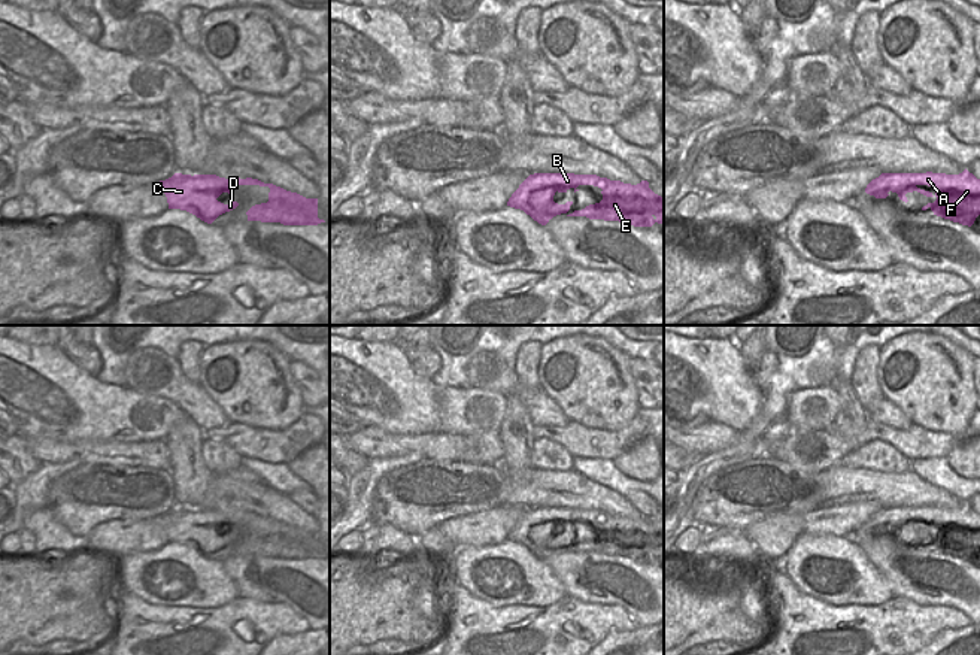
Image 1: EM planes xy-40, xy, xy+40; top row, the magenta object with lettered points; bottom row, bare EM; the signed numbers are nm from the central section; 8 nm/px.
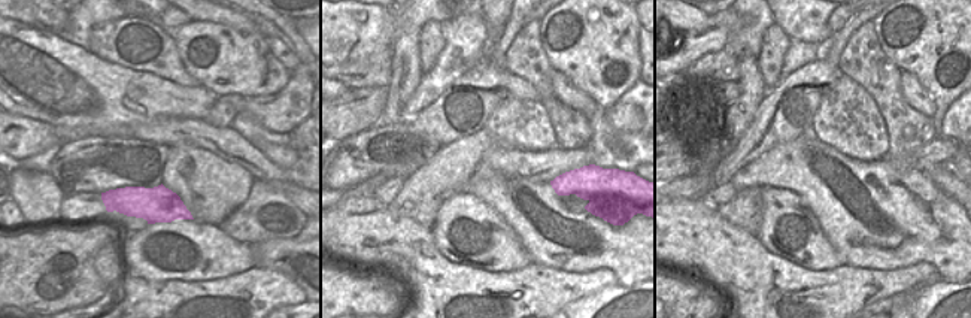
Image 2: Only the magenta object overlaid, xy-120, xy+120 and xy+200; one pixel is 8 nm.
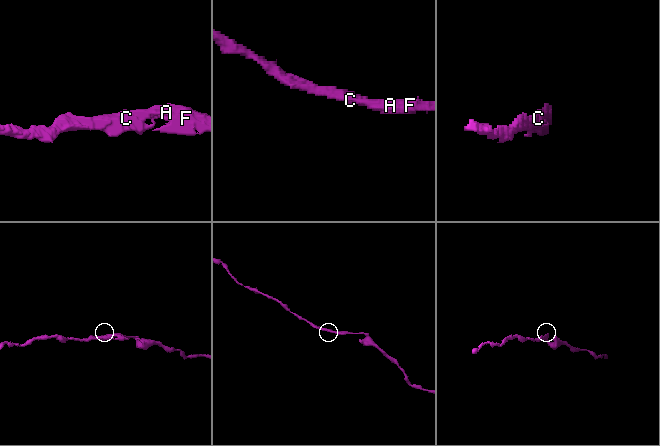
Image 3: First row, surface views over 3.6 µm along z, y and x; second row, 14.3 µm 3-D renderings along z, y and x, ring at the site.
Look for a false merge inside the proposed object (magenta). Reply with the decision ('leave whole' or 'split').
leave whole

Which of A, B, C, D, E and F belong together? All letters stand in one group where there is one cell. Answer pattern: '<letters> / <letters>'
A B C D E F

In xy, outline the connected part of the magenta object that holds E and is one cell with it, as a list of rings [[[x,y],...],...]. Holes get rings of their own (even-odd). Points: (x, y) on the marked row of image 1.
[[[534,173],[530,175],[512,194],[507,206],[521,209],[534,221],[546,225],[553,216],[586,216],[589,219],[619,221],[634,227],[652,227],[664,224],[664,197],[649,188],[647,181],[637,185],[610,181],[597,175],[574,173]],[[579,185],[601,188],[603,200],[582,210],[567,213],[573,201],[558,204],[555,192],[576,191]]]

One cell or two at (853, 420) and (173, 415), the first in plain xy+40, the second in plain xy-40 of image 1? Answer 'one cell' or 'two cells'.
two cells

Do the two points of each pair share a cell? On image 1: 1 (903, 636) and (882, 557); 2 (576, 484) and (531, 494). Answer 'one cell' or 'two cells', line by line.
1: two cells
2: one cell

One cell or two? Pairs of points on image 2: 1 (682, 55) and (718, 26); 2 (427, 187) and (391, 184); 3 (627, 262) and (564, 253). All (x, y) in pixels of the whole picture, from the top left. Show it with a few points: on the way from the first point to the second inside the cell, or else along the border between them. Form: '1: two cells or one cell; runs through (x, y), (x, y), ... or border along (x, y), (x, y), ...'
1: one cell; runs through (692, 48), (703, 47), (713, 36)
2: two cells; border along (406, 179), (401, 190), (387, 206)
3: one cell; runs through (612, 254), (579, 254)

